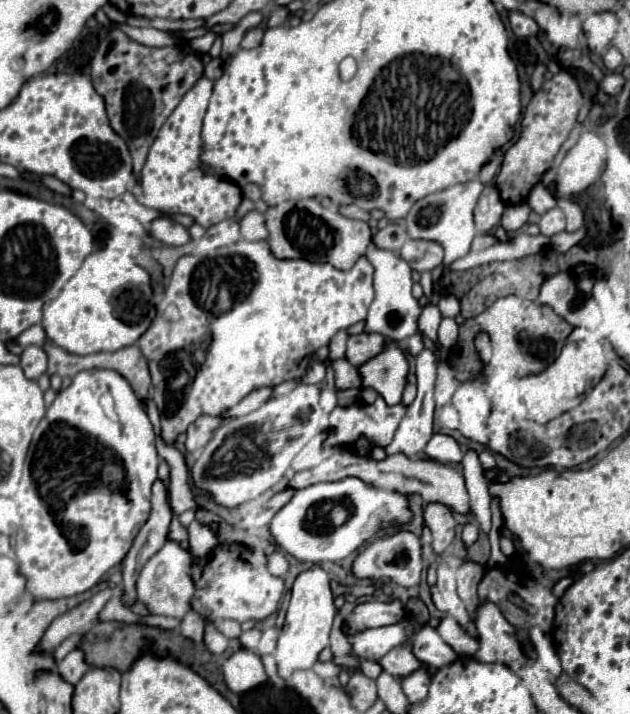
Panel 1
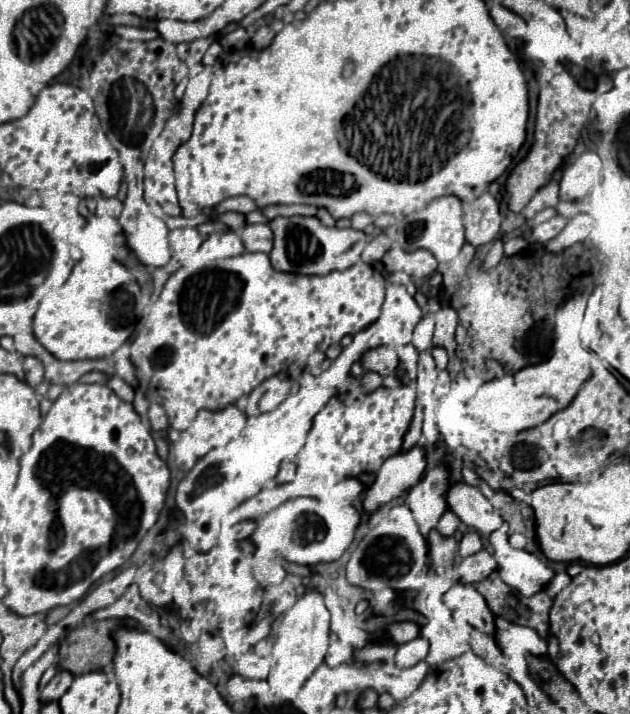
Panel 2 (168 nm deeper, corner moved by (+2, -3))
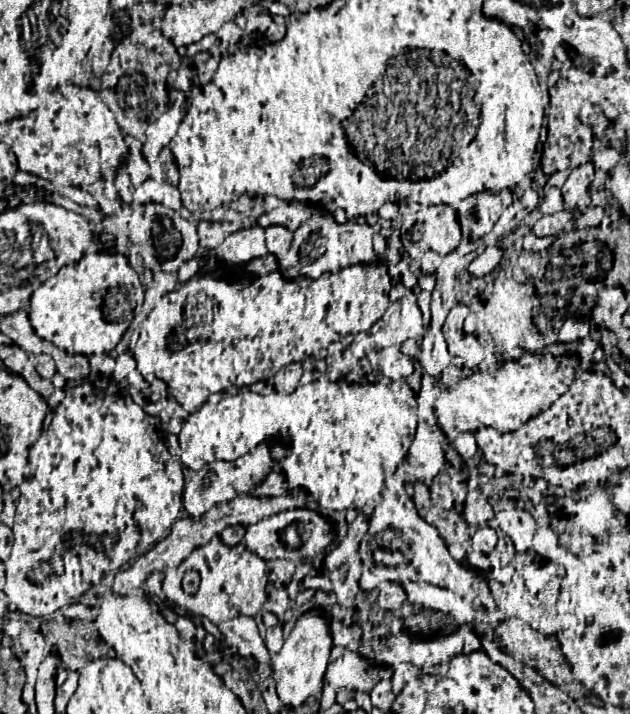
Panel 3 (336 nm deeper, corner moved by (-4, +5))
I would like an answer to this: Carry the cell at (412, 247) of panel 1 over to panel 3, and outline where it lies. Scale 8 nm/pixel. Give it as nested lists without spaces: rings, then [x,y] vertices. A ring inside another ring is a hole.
[[[424,252],[422,260],[420,260],[420,268],[422,268],[422,272],[426,272],[426,274],[434,274],[438,266],[440,266],[440,256],[438,256],[436,252]]]

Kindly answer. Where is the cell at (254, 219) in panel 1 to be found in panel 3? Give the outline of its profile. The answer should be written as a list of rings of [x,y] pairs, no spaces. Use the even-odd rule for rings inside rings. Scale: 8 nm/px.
[[[268,226],[264,228],[264,246],[268,254],[278,256],[280,252],[284,252],[284,248],[288,248],[290,244],[290,230],[282,228],[282,226]]]

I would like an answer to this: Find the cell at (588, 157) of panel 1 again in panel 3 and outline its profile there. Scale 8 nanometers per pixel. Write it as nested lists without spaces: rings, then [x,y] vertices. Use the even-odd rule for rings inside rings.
[[[586,164],[586,166],[580,166],[576,170],[572,170],[570,178],[566,180],[564,184],[564,200],[568,202],[568,206],[574,206],[576,200],[588,190],[588,186],[592,184],[592,178],[594,178],[594,164]]]

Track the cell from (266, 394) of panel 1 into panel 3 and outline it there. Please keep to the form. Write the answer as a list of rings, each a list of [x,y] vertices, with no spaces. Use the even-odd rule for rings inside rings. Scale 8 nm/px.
[[[286,364],[284,368],[280,368],[280,372],[276,372],[276,376],[272,378],[274,390],[276,392],[294,392],[300,384],[304,376],[304,370],[300,368],[300,364]]]

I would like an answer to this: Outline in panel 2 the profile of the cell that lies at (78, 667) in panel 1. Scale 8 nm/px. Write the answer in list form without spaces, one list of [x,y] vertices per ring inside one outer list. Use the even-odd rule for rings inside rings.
[[[60,670],[60,672],[50,680],[50,684],[42,690],[40,698],[60,698],[60,696],[68,690],[70,684],[72,684],[72,674]]]

